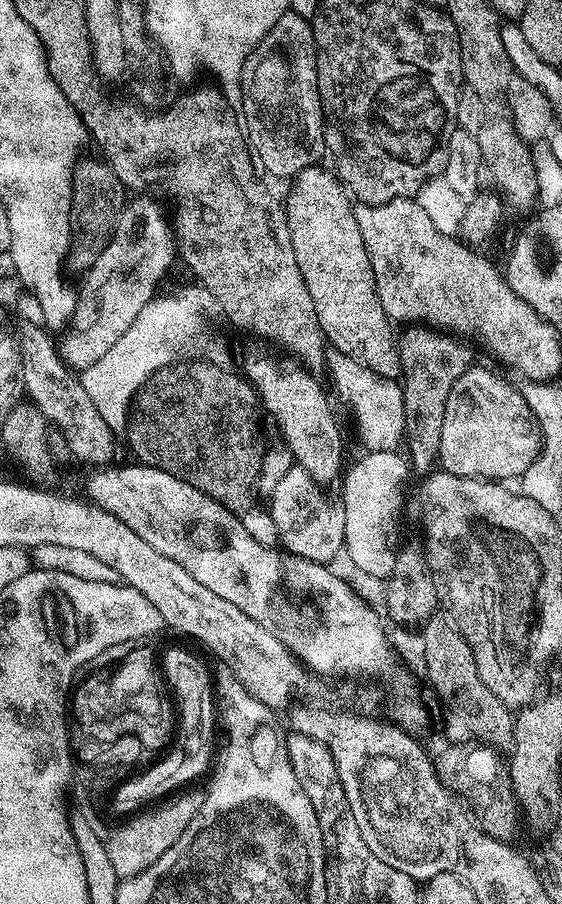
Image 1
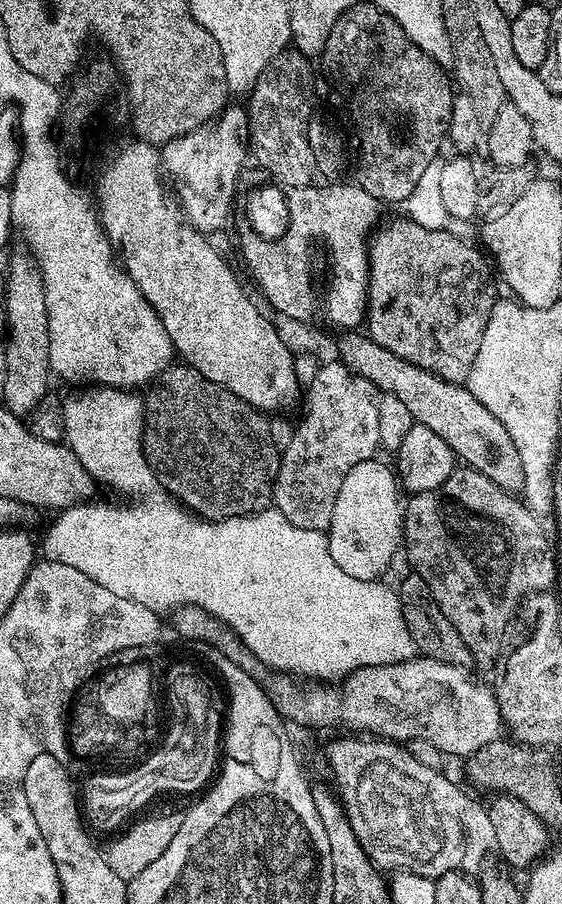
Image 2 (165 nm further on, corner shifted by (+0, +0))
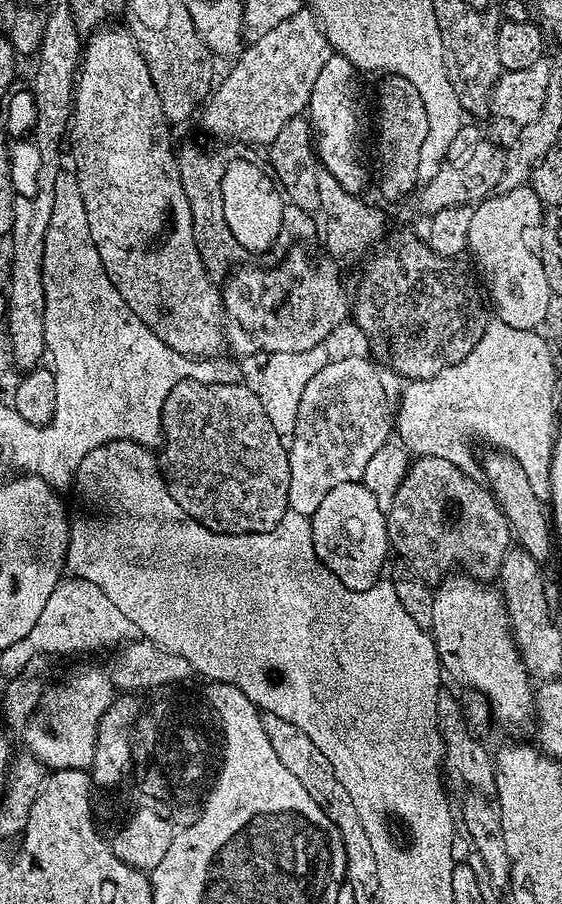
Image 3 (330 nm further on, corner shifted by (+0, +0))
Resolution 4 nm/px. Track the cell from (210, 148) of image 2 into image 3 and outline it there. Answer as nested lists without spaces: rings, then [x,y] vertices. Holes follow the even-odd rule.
[[[311,11],[294,13],[286,22],[278,22],[274,30],[255,37],[235,57],[236,65],[225,74],[221,84],[219,81],[213,87],[199,113],[201,126],[220,140],[272,144],[280,131],[307,109],[318,70],[326,66],[333,54],[319,20]]]

